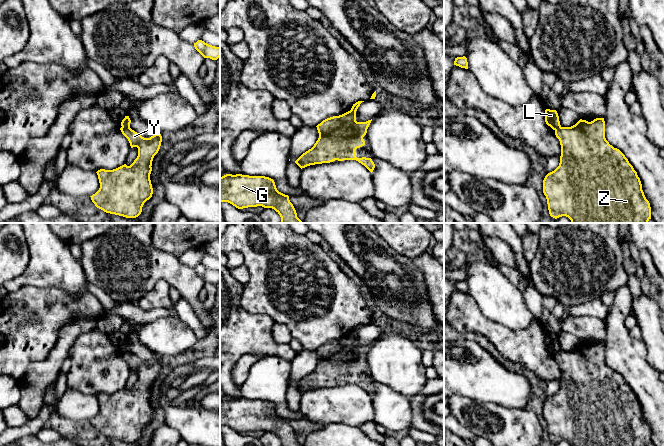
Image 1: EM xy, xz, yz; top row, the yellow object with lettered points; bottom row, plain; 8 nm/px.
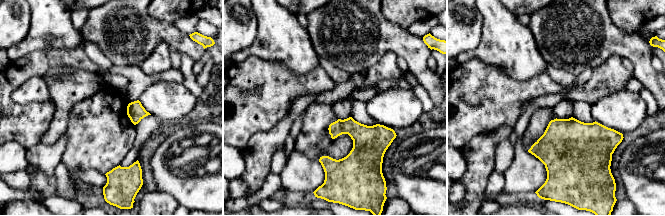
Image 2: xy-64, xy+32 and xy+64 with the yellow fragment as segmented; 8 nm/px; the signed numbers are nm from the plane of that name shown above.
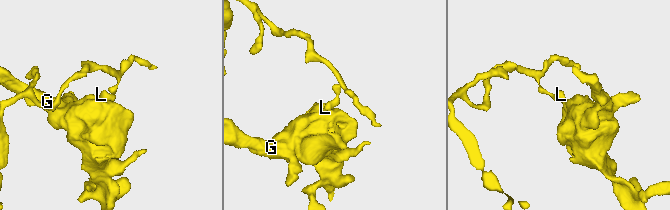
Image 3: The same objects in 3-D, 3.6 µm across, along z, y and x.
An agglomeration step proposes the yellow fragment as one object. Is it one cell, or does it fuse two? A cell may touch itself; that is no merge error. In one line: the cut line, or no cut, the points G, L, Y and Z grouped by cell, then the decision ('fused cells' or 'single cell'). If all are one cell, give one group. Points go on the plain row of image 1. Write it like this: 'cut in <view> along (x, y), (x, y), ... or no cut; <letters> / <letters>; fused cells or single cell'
cut in xy along (122, 350), (129, 352); G Y Z / L; fused cells

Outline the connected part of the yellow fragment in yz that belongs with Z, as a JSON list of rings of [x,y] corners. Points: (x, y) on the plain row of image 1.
[[[604,342],[591,346],[580,343],[571,351],[559,351],[555,359],[561,369],[560,387],[543,404],[543,417],[551,441],[566,440],[571,446],[648,446],[651,443],[650,427],[644,419],[637,396],[625,379],[605,362]]]

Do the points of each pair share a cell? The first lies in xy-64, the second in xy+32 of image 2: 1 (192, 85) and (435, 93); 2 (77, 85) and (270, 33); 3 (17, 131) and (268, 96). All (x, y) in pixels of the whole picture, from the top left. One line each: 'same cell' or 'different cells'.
1: different cells
2: different cells
3: same cell

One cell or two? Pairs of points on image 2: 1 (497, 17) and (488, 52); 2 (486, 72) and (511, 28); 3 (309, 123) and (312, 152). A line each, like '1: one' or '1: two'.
1: one
2: two
3: one

